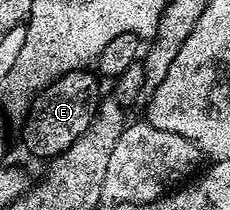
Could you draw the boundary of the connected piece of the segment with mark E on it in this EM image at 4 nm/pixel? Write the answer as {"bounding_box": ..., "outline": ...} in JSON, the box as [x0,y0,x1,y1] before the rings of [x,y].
{"bounding_box":[19,70,98,161],"outline":[[[92,70],[72,71],[37,94],[35,101],[29,106],[24,123],[19,127],[26,149],[35,158],[48,161],[75,145],[77,138],[85,132],[87,125],[91,125],[93,116],[97,113],[97,81],[98,76]]]}

